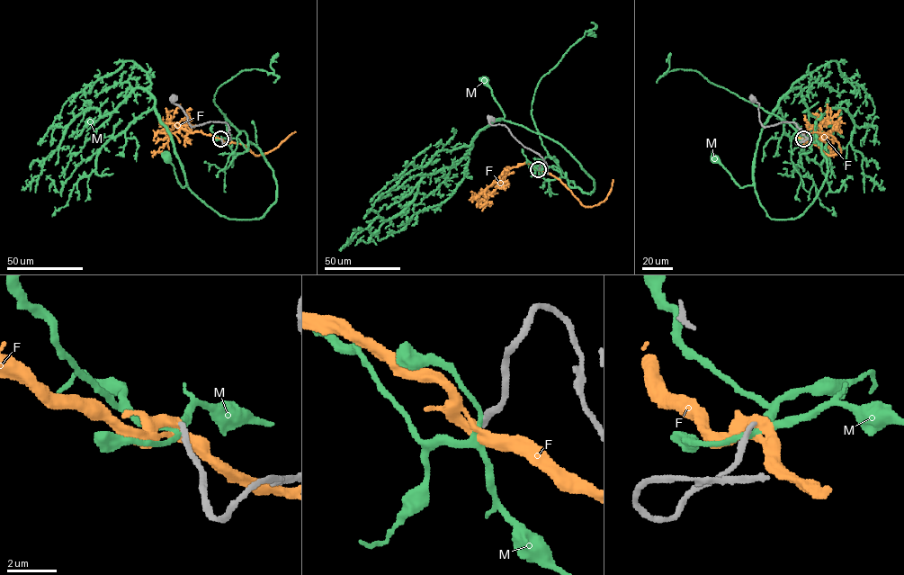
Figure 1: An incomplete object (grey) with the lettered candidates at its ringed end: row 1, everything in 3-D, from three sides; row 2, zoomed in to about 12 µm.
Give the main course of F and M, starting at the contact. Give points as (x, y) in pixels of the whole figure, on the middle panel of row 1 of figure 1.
F: (538, 169), (559, 180), (586, 206), (603, 202), (613, 180)
M: (539, 168), (545, 180), (566, 175), (572, 187), (594, 189), (594, 181), (558, 142), (504, 120), (486, 80)

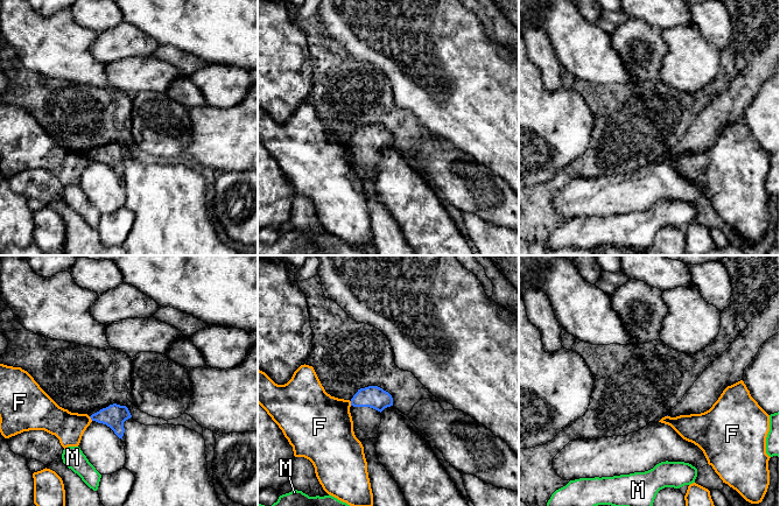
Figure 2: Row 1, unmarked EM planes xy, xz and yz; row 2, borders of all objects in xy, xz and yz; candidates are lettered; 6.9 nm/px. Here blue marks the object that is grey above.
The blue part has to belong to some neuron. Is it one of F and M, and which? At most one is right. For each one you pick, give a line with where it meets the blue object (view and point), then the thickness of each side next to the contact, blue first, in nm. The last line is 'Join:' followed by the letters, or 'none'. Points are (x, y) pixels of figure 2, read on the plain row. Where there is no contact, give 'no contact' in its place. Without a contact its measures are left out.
Join: none

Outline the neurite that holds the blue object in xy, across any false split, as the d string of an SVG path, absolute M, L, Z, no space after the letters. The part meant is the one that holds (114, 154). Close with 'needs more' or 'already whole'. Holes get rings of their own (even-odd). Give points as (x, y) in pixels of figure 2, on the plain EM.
M120 141L93 147L87 154L92 160L110 166L121 178L125 171L124 161L132 156L128 147Z | needs more

